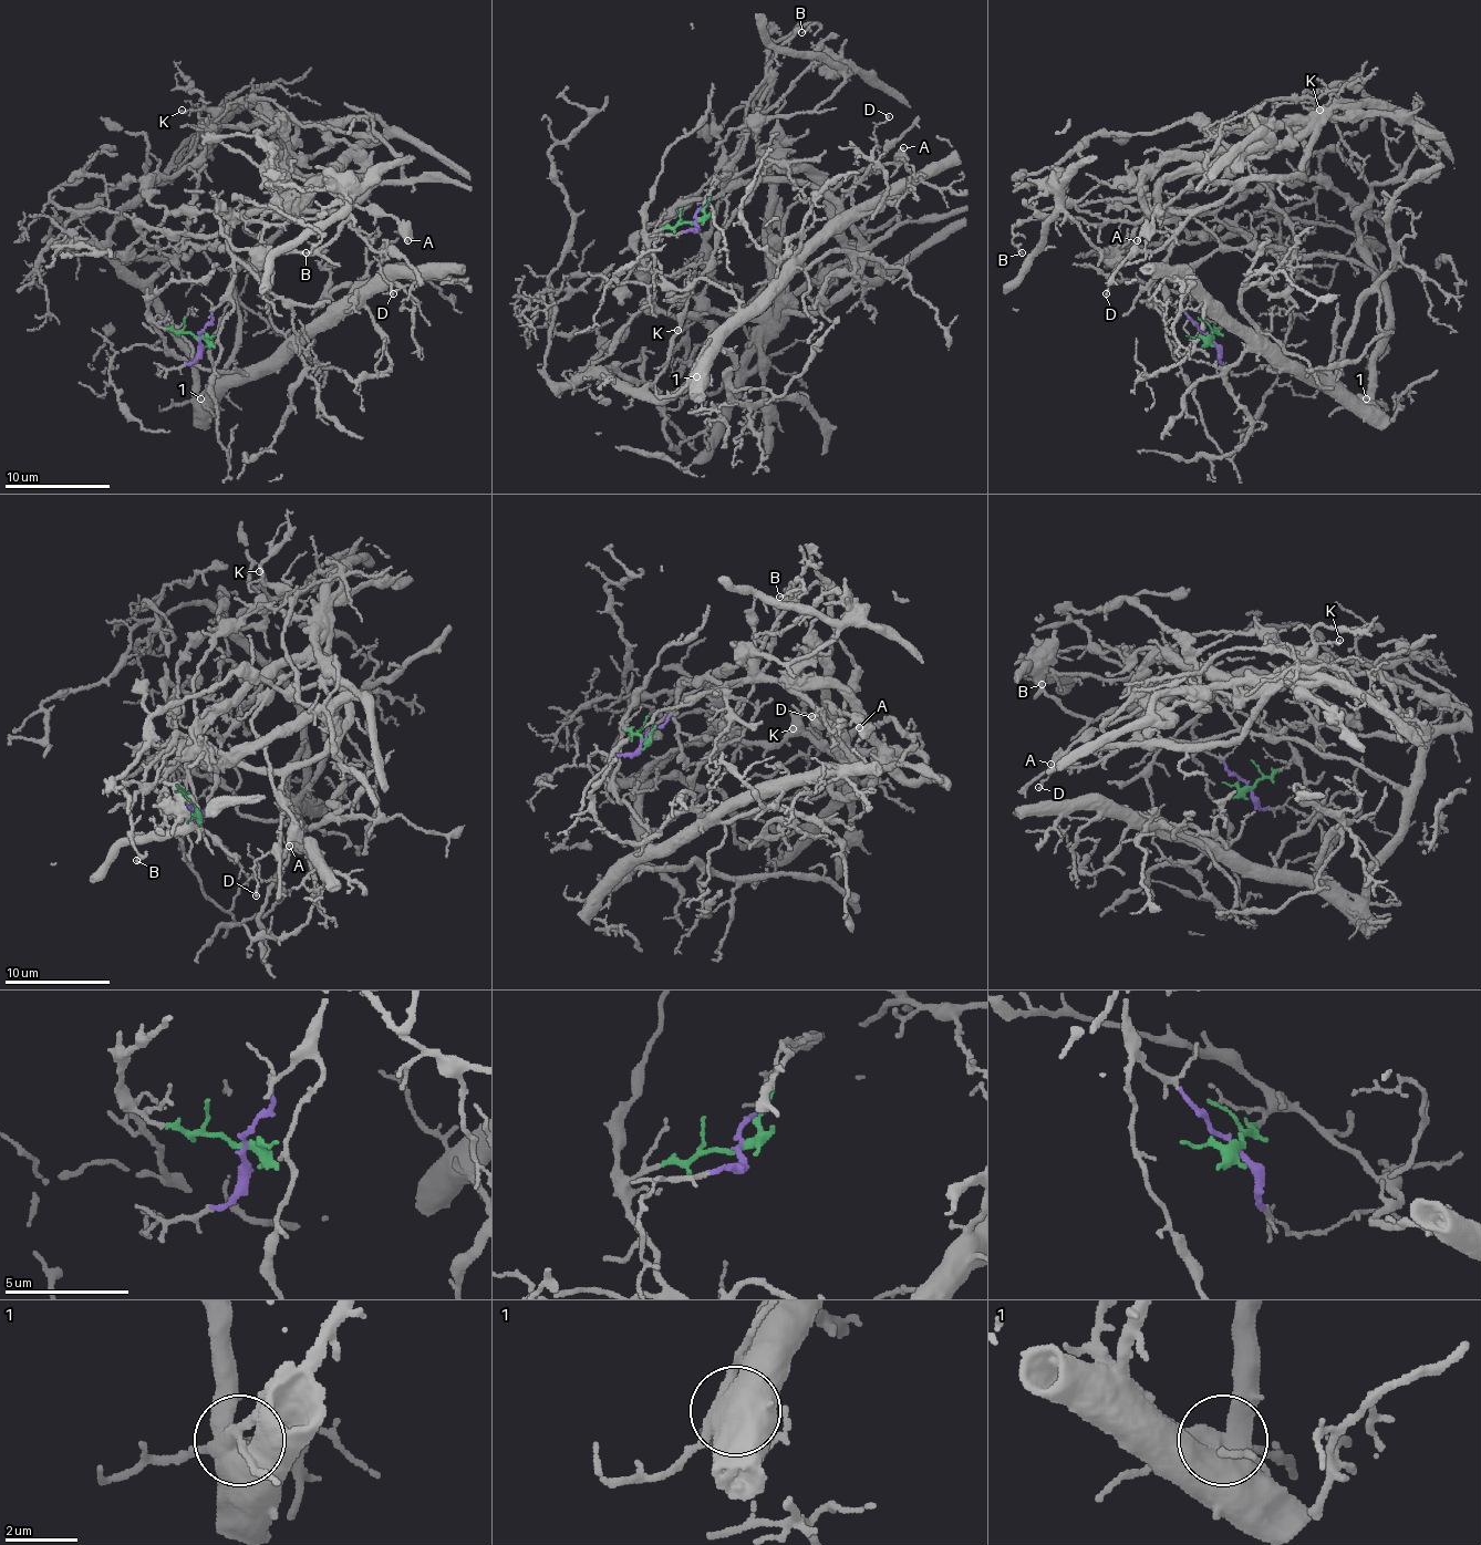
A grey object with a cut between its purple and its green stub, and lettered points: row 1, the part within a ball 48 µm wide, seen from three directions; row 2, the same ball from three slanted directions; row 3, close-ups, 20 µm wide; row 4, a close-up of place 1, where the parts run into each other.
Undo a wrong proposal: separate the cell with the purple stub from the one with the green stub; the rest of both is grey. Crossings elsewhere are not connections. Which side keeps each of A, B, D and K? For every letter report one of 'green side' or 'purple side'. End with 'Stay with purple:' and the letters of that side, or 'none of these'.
A: purple side
B: green side
D: purple side
K: purple side
Stay with purple: A, D, K

